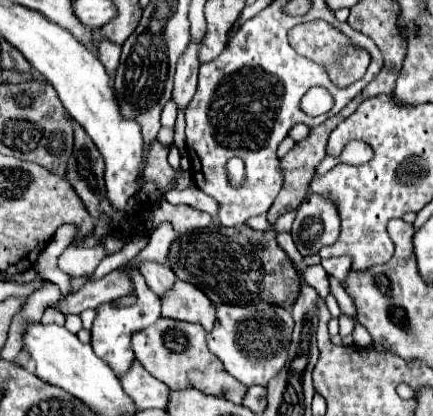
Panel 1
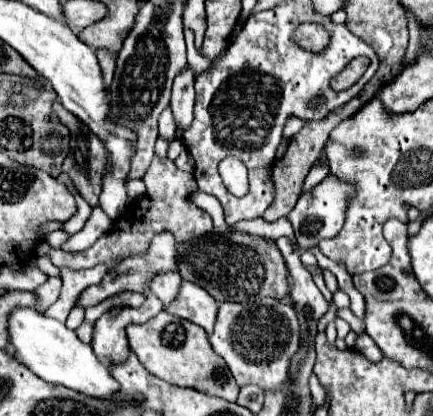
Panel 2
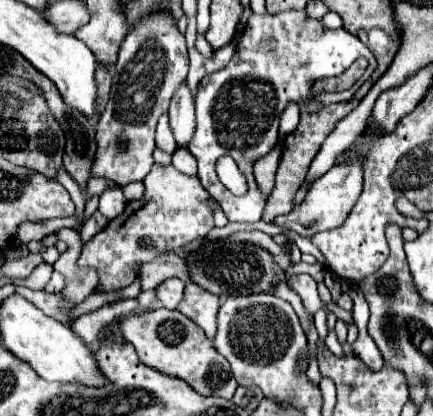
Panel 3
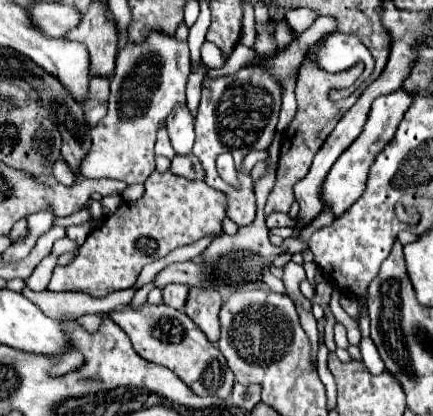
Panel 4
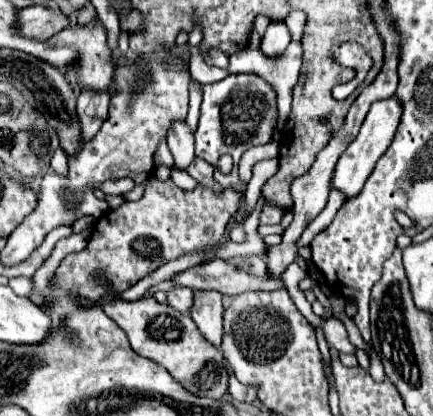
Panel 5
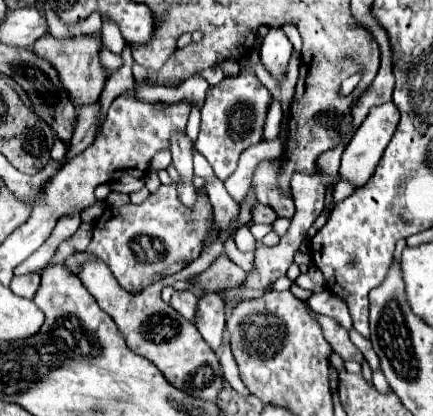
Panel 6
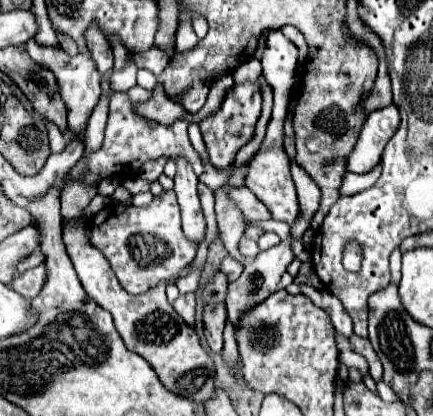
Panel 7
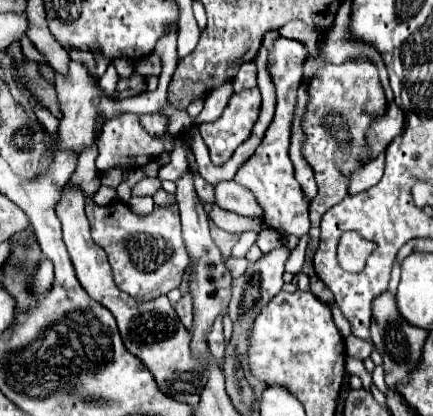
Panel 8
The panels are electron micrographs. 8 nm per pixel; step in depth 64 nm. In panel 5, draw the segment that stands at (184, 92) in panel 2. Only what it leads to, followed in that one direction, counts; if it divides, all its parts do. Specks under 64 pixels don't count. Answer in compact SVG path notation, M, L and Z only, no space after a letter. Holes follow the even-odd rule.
M176 120L176 124L172 124L172 128L168 130L166 138L176 166L180 166L182 170L188 168L188 164L194 160L194 134L188 128L186 120Z

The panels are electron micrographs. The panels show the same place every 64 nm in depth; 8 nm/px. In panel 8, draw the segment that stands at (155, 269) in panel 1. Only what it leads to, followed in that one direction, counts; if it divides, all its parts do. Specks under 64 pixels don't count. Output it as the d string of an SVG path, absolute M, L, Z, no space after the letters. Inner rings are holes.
M188 294L182 296L176 304L176 312L178 312L182 324L190 330L192 328L192 296L188 296Z

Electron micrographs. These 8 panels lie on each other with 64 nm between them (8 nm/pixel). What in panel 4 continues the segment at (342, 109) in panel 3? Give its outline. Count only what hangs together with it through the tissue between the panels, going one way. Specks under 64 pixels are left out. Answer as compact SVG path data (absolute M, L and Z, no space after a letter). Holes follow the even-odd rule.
M304 64L298 76L298 86L296 86L296 100L298 100L298 114L290 128L286 130L282 138L282 148L280 148L280 160L278 160L278 174L276 174L276 184L268 196L264 212L265 216L273 212L288 213L292 202L294 202L294 184L302 180L308 174L308 168L312 164L314 154L320 150L328 134L334 130L338 120L352 108L356 102L356 96L350 96L340 102L332 102L328 98L328 92L332 90L332 74L320 70L316 64Z

